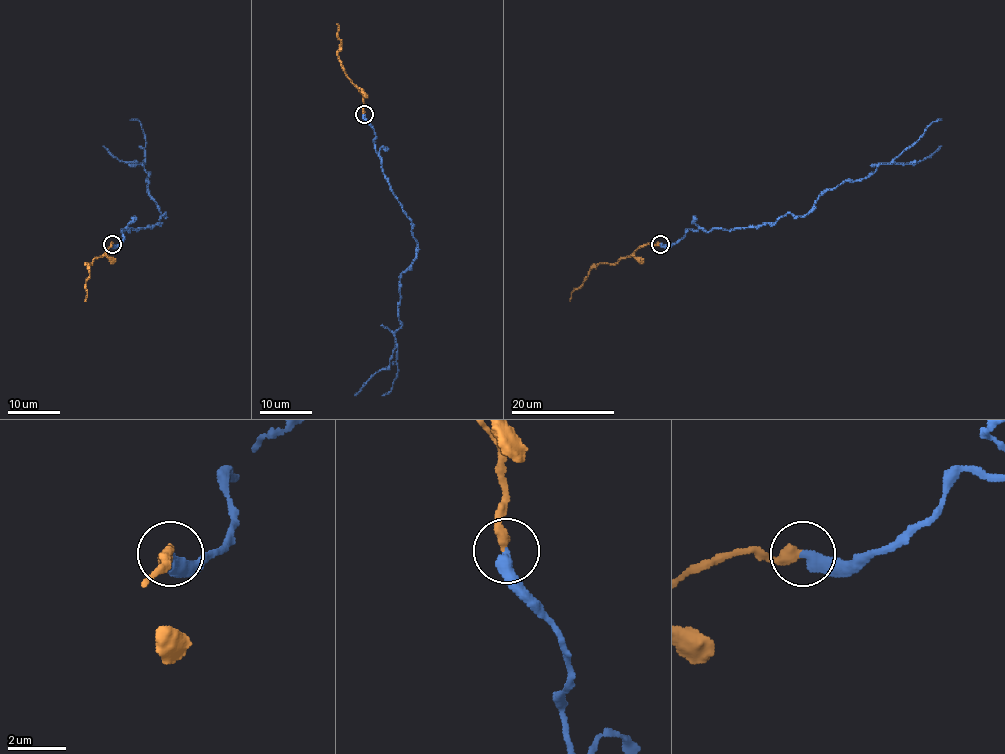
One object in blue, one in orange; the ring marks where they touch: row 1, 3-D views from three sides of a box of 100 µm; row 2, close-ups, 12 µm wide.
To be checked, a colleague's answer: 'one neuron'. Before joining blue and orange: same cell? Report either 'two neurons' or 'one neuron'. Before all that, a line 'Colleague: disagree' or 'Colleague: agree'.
Colleague: disagree
two neurons

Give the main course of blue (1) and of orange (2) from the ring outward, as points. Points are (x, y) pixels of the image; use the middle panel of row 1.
1: (364, 114), (374, 133), (382, 171), (417, 241), (415, 258), (400, 279), (397, 376), (382, 395)
2: (364, 114), (362, 94), (343, 70), (336, 24)

